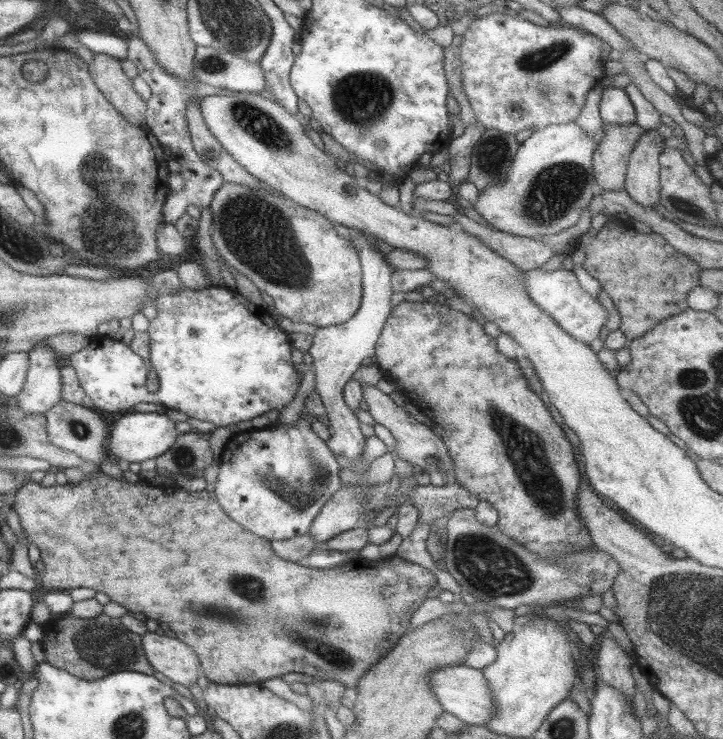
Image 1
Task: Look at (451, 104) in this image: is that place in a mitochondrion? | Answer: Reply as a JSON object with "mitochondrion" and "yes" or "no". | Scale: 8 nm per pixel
{"mitochondrion":"no"}

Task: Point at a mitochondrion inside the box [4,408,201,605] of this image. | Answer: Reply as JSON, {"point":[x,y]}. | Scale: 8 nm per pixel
{"point":[76,429]}

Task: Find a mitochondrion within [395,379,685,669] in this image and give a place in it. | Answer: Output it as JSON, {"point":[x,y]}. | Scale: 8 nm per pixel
{"point":[526,452]}

